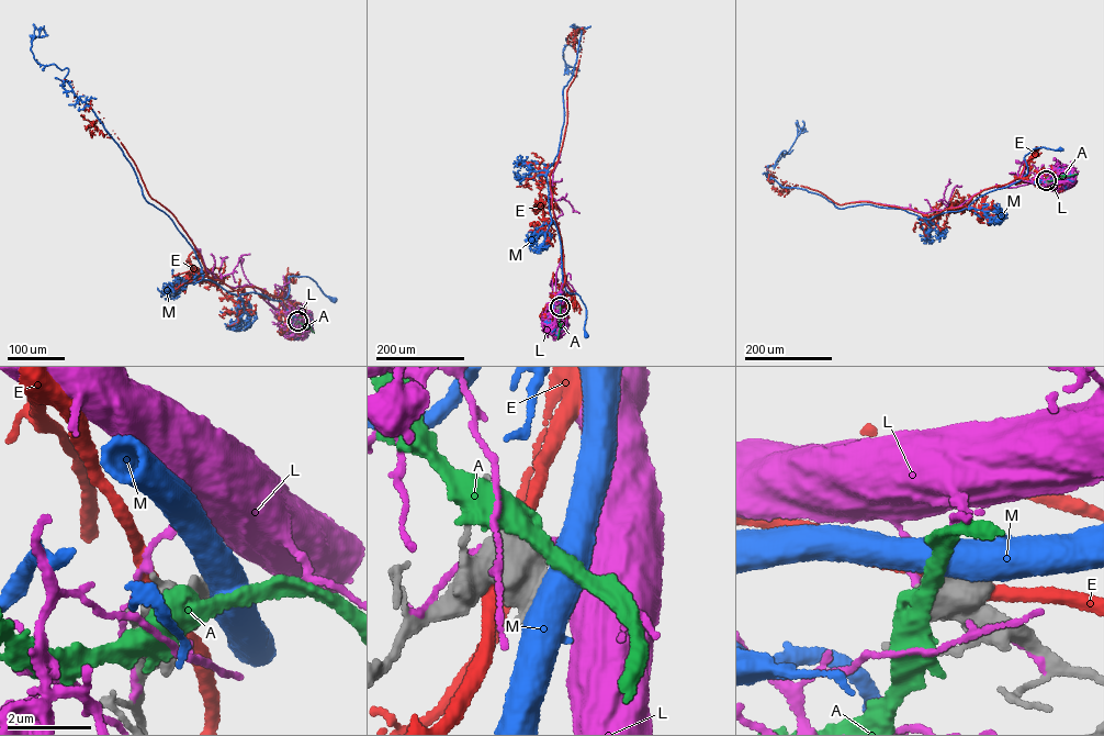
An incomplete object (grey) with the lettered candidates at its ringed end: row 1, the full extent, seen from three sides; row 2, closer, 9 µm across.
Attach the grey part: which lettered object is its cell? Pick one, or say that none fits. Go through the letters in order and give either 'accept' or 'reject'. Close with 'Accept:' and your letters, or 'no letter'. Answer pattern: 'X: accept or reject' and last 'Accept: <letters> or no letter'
A: reject
E: reject
L: reject
M: reject
Accept: no letter

